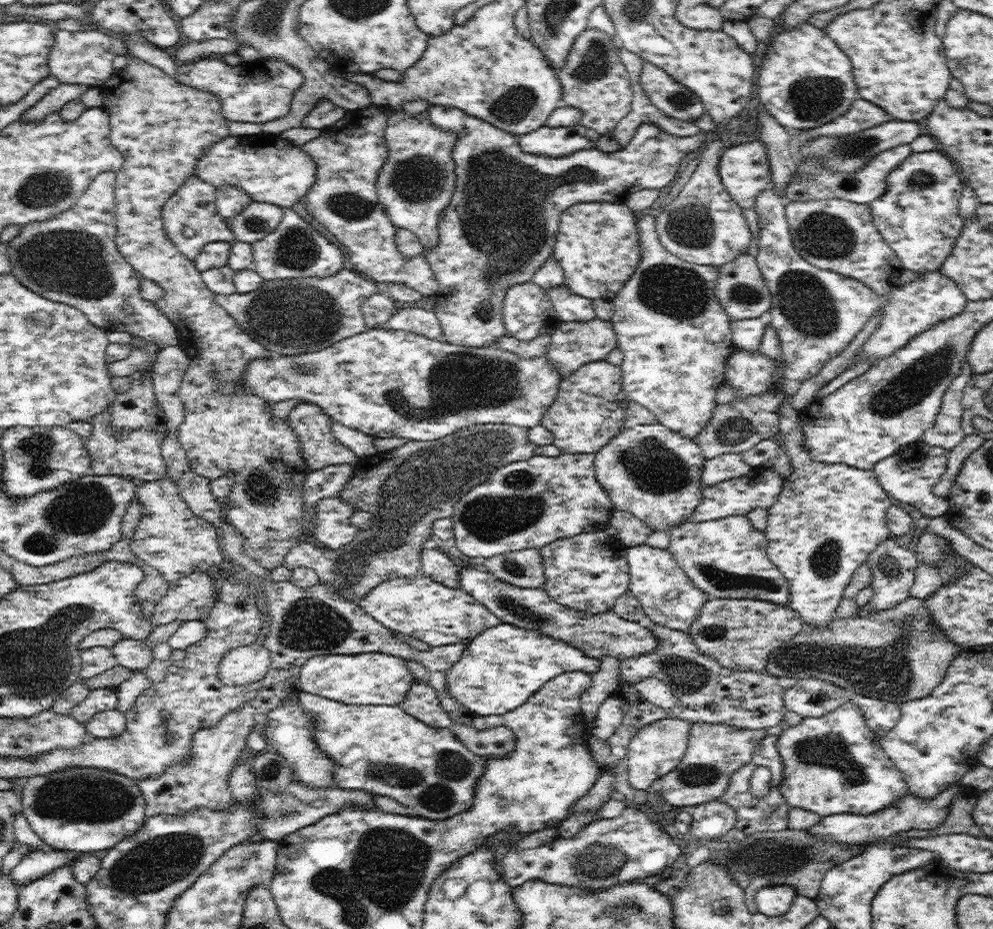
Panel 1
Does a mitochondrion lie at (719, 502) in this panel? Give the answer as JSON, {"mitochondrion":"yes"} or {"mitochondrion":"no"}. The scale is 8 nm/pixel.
{"mitochondrion":"no"}

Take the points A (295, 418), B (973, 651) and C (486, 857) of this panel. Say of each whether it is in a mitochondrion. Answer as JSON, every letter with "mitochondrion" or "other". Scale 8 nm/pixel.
{"A":"other","B":"other","C":"other"}

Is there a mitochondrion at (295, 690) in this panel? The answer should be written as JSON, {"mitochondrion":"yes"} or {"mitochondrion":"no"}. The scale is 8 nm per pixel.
{"mitochondrion":"no"}

